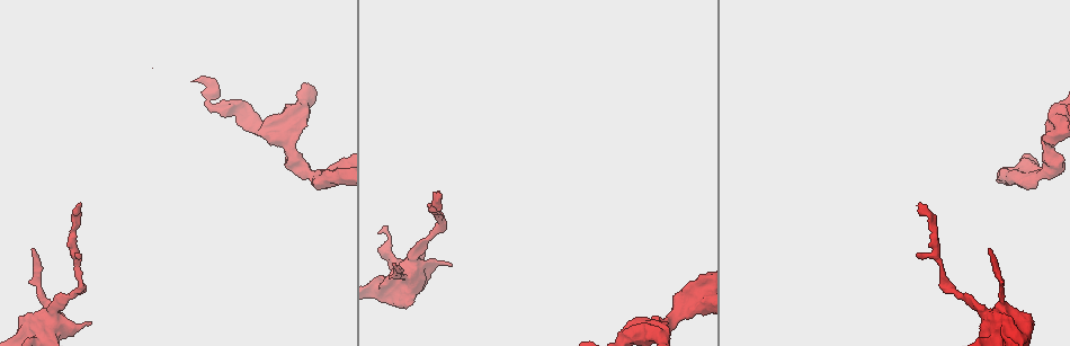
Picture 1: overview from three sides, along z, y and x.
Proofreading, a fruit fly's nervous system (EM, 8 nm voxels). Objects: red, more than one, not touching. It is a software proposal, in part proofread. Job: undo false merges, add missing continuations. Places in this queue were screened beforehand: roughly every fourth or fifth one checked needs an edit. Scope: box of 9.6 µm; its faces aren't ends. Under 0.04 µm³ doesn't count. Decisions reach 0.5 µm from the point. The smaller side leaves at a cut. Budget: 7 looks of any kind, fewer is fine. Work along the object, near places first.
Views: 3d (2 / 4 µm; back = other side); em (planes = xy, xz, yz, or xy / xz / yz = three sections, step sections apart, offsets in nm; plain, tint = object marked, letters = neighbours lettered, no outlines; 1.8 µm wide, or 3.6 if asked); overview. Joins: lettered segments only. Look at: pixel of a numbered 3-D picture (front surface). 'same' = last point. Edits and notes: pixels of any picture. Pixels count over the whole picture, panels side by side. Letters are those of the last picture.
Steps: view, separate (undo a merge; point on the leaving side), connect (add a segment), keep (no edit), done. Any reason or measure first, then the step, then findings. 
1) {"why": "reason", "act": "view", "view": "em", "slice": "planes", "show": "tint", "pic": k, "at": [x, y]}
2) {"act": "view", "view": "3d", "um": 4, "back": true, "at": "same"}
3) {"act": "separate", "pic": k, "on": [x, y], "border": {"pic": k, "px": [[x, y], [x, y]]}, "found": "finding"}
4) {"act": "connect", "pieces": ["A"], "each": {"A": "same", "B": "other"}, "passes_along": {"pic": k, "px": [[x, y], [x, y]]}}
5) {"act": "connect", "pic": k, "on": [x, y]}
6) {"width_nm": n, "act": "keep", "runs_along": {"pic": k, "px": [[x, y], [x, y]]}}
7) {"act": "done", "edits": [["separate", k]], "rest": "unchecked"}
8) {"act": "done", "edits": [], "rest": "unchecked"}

{"why": "thin neck", "act": "view", "view": "3d", "um": 2, "pic": 1, "at": [76, 267]}

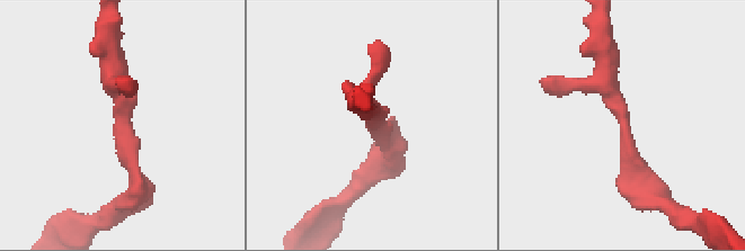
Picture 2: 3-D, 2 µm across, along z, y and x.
{"why": "need the tissue", "act": "view", "view": "em", "slice": "xy", "step": 4, "show": "tint", "pic": 2, "at": [623, 118]}

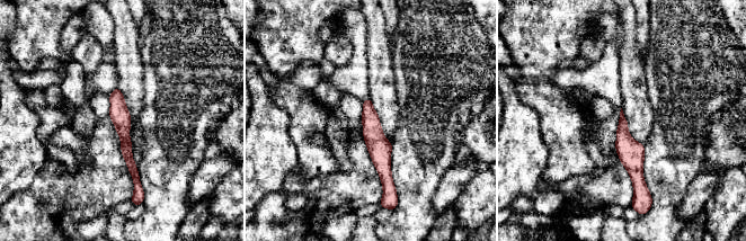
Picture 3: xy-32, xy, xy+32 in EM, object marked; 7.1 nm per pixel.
{"why": "cut it another way", "act": "view", "view": "em", "slice": "yz", "step": 8, "show": "letters", "at": "same"}

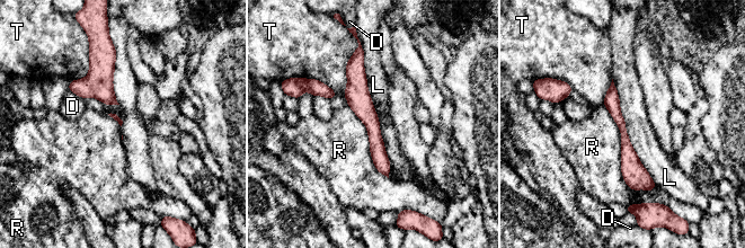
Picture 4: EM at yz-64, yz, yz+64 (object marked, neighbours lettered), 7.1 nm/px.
{"width_nm": 40, "act": "keep", "each": {"D": "other", "L": "other", "R": "other", "T": "other"}, "border": {"pic": 4, "px": [[362, 47], [366, 88], [390, 165]]}, "found": "continuous, no second neuron"}

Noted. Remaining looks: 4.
{"why": "thin end", "act": "view", "view": "3d", "um": 4, "back": true, "pic": 1, "at": [80, 205]}

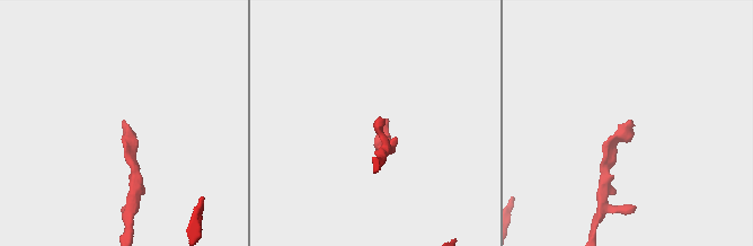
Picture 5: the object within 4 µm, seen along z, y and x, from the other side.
{"why": "need the tissue", "act": "view", "view": "em", "slice": "planes", "show": "letters", "pic": 5, "at": [632, 124]}

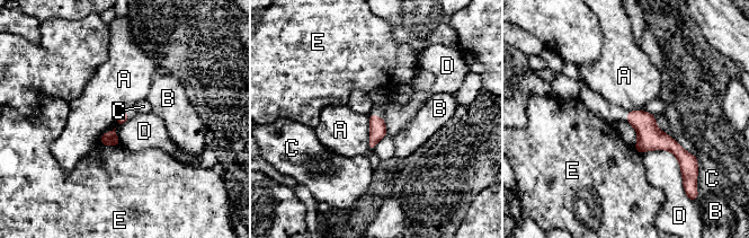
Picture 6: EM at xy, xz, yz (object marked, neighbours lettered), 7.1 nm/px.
{"act": "keep", "each": {"A": "other", "B": "other", "C": "other", "D": "other", "E": "other"}, "border": {"pic": 6, "px": [[640, 152], [668, 150], [681, 175]]}, "found": "none of them fits"}

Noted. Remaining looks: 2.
{"why": "free end", "act": "view", "view": "3d", "um": 4, "pic": 1, "at": [1030, 313]}

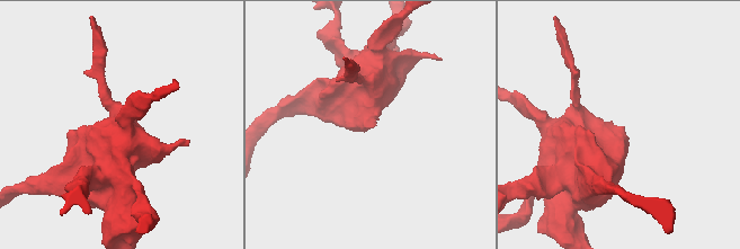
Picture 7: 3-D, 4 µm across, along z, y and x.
{"act": "view", "view": "em", "um": 3.6, "slice": "xy", "step": 8, "show": "letters", "pic": 7, "at": [374, 123]}

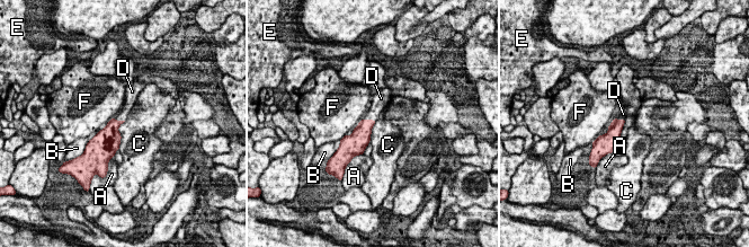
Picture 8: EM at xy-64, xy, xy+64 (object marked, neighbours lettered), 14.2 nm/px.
{"act": "connect", "pieces": ["D"], "each": {"A": "other", "B": "other", "C": "other", "D": "same", "E": "other", "F": "other"}, "passes_along": {"pic": 8, "px": [[360, 134], [369, 120], [377, 105]]}, "found": "the neuron continues"}

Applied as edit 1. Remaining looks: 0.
{"act": "done", "edits": [["connect", 8]], "rest": "unchecked"}

